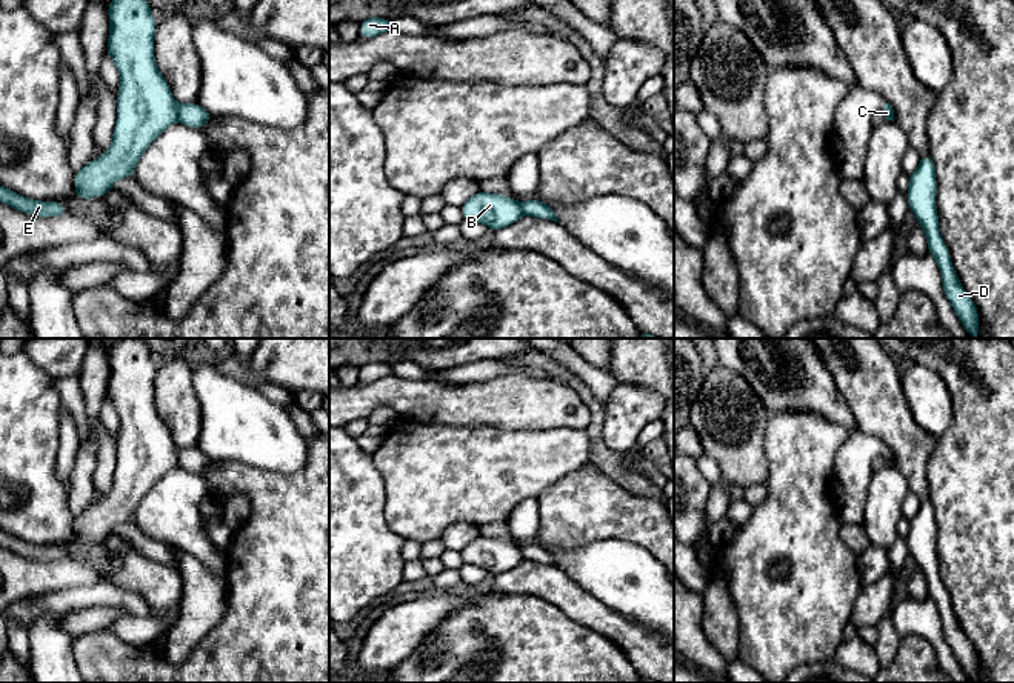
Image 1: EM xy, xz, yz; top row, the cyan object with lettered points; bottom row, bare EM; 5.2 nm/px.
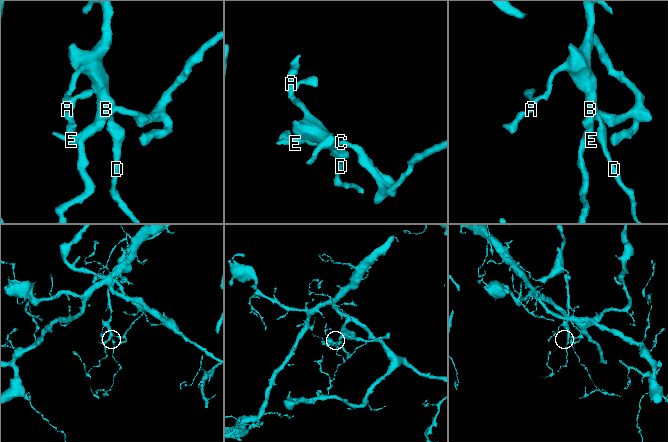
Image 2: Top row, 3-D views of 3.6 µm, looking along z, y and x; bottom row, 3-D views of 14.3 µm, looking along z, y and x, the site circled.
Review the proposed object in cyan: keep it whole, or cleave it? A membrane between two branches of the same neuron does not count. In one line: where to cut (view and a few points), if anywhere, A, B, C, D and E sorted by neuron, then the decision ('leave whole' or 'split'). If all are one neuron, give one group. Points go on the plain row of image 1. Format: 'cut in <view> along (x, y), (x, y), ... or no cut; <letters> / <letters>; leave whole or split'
cut in xy along (176, 449), (179, 463); A B D E / C; split

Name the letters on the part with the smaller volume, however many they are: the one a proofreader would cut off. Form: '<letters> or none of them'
A, B, D, E

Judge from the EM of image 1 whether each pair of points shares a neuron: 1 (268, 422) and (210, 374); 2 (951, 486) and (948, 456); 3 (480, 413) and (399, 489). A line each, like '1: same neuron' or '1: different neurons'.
1: same neuron
2: same neuron
3: different neurons

